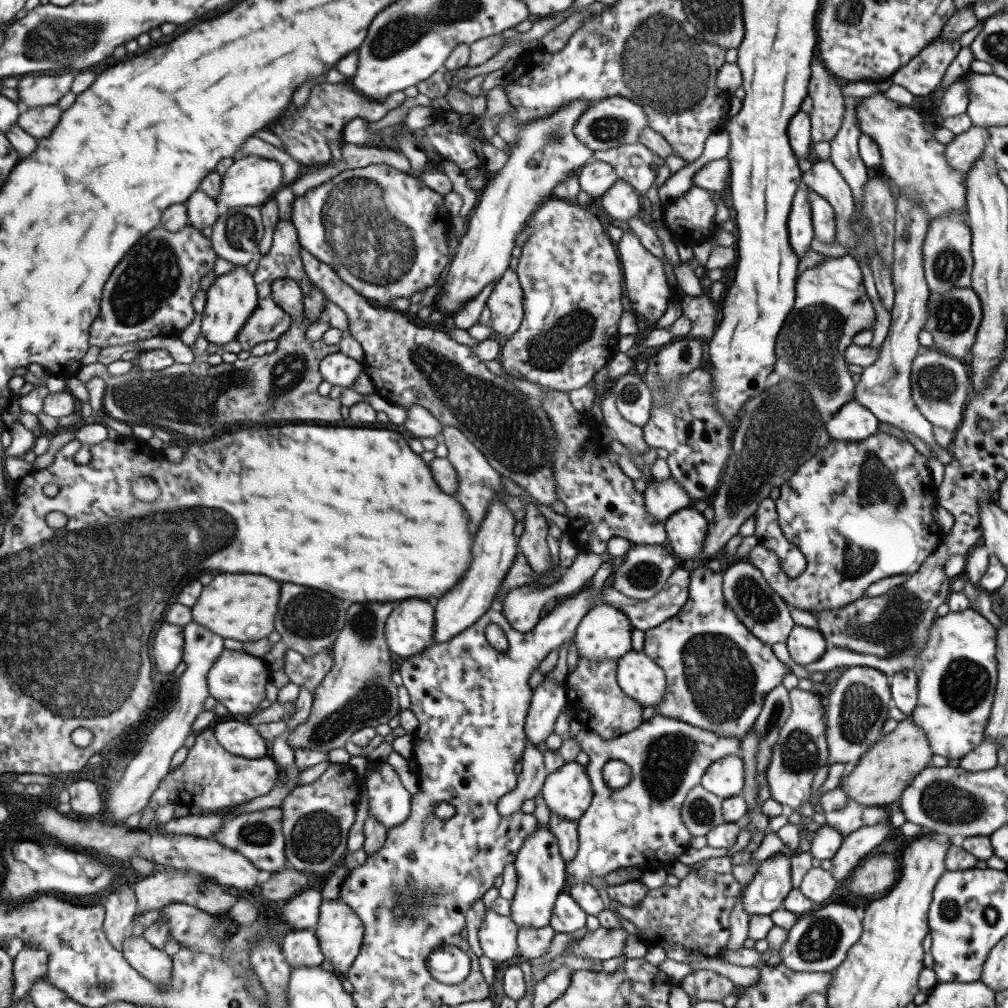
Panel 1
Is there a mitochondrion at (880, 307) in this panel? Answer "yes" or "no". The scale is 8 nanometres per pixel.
no

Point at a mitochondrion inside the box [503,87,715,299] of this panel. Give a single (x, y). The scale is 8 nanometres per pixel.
(606, 128)

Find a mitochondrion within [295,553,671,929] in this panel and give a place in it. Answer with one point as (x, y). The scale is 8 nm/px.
(372, 701)

